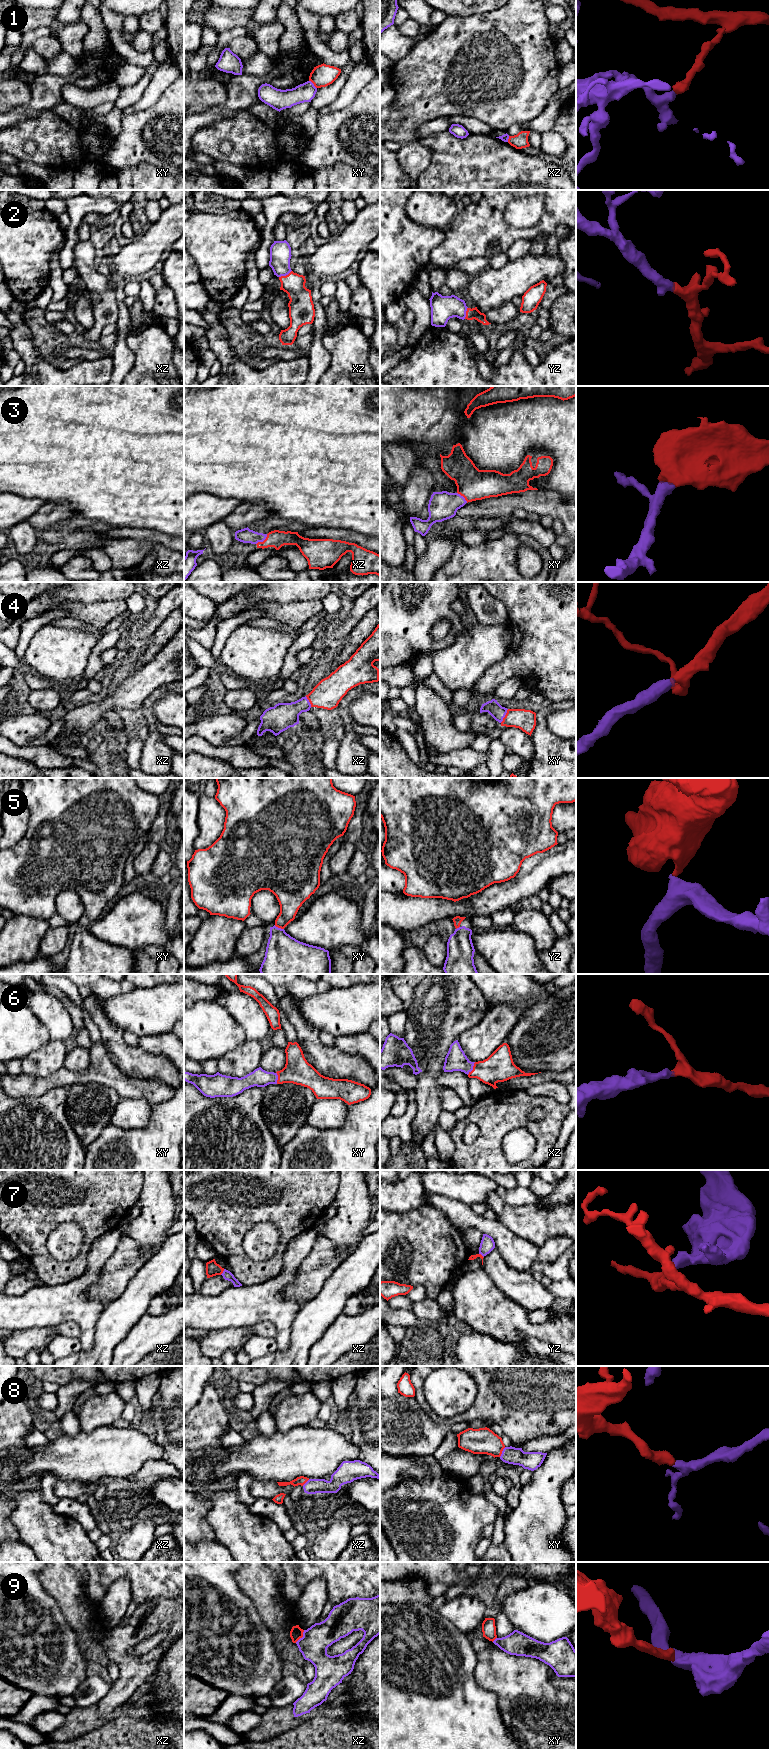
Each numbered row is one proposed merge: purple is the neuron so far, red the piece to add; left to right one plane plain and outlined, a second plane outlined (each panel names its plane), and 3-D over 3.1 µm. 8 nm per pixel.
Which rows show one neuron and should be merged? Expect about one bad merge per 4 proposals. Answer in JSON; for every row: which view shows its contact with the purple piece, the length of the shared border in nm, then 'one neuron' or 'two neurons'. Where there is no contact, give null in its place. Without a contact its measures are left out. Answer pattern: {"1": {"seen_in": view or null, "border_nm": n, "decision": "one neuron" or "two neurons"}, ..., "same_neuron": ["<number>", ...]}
{"1": {"seen_in": "xy", "border_nm": 90, "decision": "two neurons"}, "2": {"seen_in": "xz", "border_nm": 120, "decision": "one neuron"}, "3": {"seen_in": "xz", "border_nm": 130, "decision": "one neuron"}, "4": {"seen_in": "xy", "border_nm": 130, "decision": "one neuron"}, "5": {"seen_in": "xy", "border_nm": 90, "decision": "one neuron"}, "6": {"seen_in": "xz", "border_nm": 120, "decision": "one neuron"}, "7": {"seen_in": "xz", "border_nm": 60, "decision": "two neurons"}, "8": {"seen_in": "xy", "border_nm": 90, "decision": "one neuron"}, "9": {"seen_in": "xz", "border_nm": 130, "decision": "two neurons"}, "same_neuron": ["2", "3", "4", "5", "6", "8"]}

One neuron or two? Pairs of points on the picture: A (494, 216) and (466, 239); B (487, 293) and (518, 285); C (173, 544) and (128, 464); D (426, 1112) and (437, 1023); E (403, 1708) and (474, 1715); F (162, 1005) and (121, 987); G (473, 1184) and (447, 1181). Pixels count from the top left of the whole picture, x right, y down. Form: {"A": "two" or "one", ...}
{"A": "one", "B": "one", "C": "two", "D": "one", "E": "one", "F": "two", "G": "one"}

